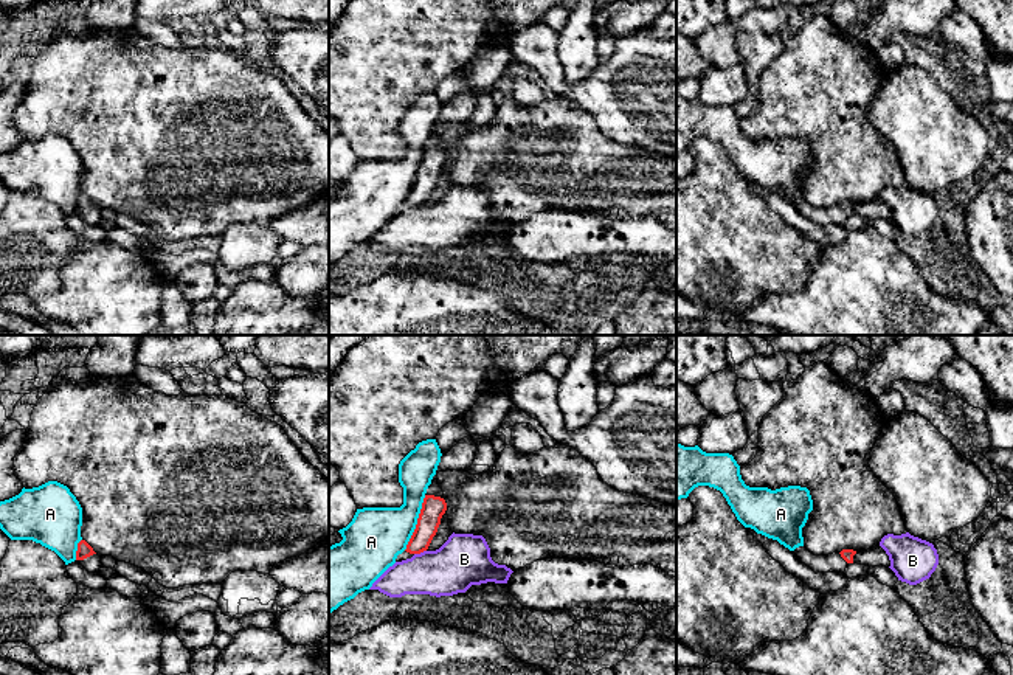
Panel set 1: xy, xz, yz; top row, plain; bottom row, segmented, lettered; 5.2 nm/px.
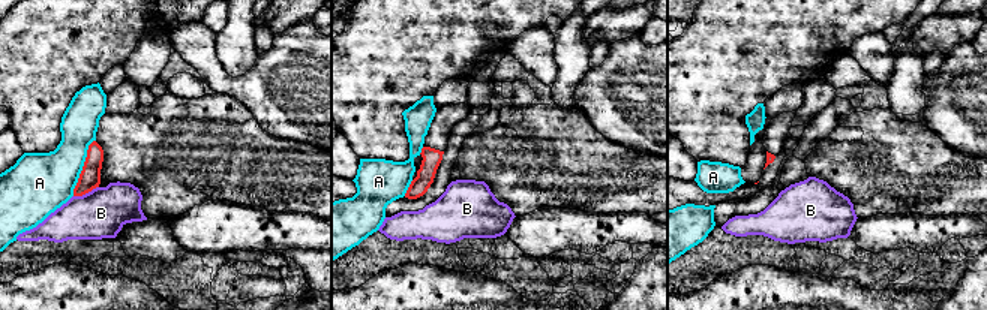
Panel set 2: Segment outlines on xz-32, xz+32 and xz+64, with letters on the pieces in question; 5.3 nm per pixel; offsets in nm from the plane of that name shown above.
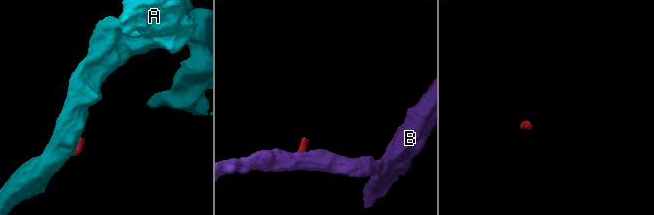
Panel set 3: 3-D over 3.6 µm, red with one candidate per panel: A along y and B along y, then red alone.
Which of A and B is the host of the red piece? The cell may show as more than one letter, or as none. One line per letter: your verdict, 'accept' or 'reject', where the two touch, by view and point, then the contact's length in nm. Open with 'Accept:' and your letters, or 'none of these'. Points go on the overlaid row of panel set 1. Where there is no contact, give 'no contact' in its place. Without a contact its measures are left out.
Accept: none of these
A: reject; contact xz (418, 523); length 300 nm
B: reject; contact xz (419, 553); length 70 nm

